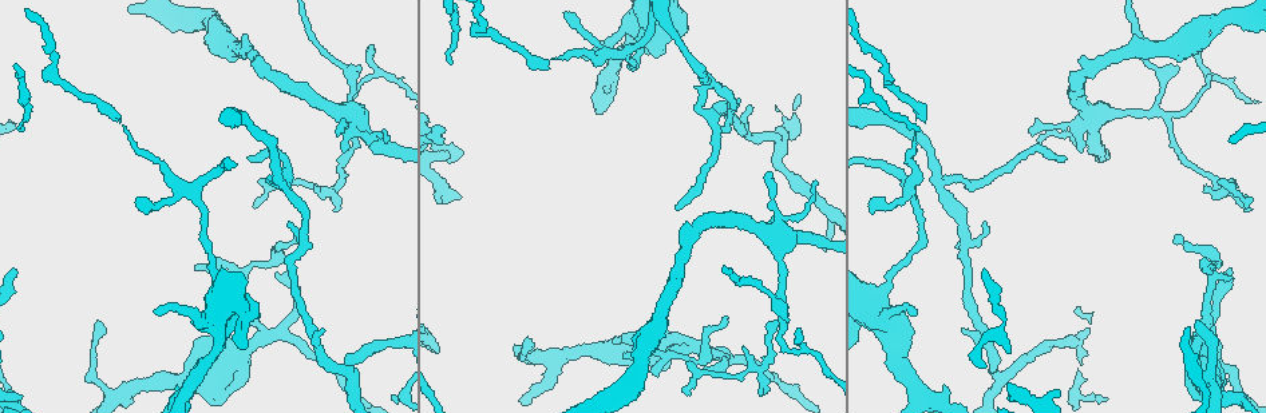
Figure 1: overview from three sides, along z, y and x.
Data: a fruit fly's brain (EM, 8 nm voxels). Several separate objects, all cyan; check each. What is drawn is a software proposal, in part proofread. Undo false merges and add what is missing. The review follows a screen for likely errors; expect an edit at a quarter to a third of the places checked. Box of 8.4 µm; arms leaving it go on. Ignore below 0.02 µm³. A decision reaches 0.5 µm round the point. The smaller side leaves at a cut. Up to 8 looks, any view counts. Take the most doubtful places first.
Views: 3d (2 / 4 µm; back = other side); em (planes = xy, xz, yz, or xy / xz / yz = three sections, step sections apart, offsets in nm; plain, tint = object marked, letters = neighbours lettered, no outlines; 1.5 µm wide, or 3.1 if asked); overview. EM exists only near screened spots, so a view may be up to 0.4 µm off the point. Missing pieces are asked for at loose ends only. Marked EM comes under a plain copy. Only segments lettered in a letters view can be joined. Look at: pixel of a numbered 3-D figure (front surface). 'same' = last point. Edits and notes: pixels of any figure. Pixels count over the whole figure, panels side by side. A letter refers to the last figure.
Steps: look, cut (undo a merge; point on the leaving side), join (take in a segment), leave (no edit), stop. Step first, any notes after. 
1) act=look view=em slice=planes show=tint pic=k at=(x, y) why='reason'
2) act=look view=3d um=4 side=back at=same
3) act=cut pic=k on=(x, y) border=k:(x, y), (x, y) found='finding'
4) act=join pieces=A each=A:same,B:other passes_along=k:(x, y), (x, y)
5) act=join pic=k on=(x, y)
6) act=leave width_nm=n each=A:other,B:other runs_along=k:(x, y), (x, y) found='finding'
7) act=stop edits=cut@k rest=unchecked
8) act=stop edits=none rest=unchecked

act=look view=3d um=2 pic=1 at=(703, 81) why='three-way junction'

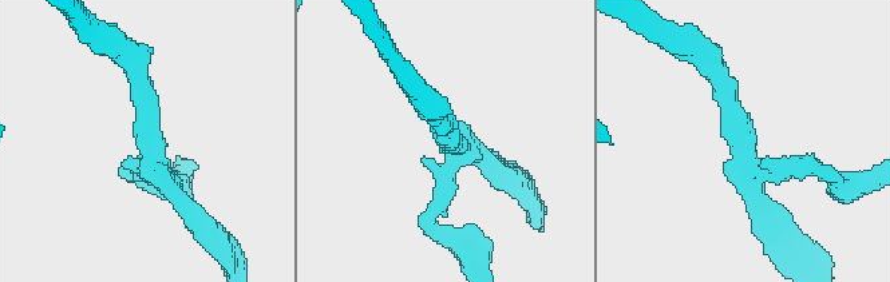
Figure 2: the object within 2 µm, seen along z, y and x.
act=look view=em slice=planes show=tint pic=2 at=(453, 148) arms=3 why='now the EM'

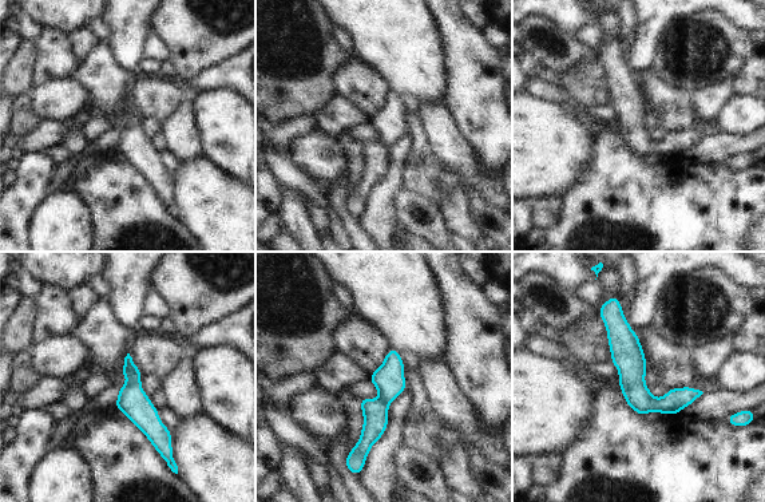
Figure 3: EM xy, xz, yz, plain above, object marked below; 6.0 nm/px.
act=look view=em slice=planes show=letters at=same why='what lies round it'

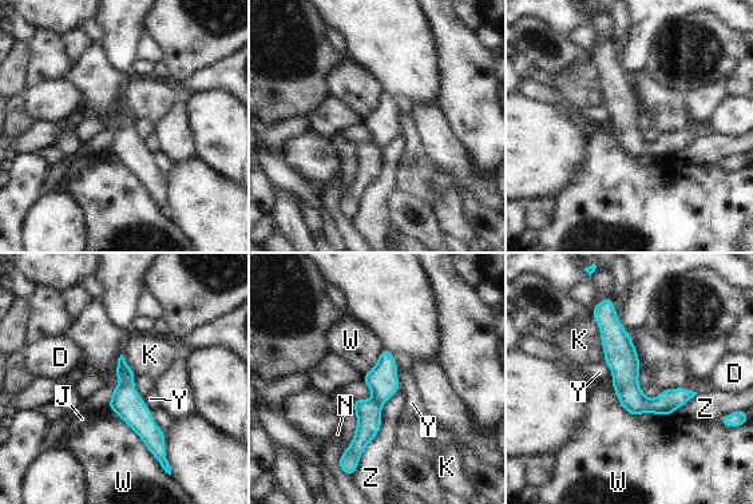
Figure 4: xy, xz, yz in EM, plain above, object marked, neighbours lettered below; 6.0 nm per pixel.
act=leave longest_contact=Z:550nm each=D:other,J:other,K:other,N:other,W:other,Y:other,Z:other border=4:(399, 389), (355, 469) found='one neuron here'

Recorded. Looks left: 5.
act=look view=em slice=planes show=letters pic=1 at=(766, 178) why='thin end'

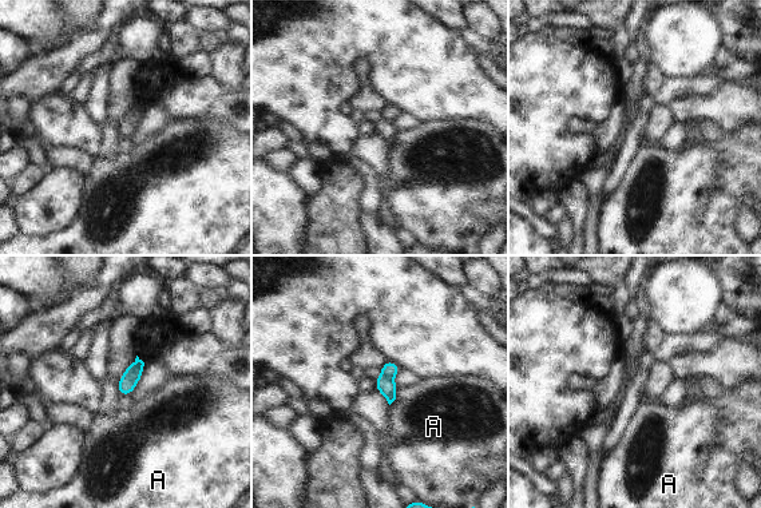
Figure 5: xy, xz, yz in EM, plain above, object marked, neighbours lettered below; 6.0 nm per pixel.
act=leave width_nm=110 each=A:other border=5:(399, 388), (395, 400), (389, 405) found='none of them fits'

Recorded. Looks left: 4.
act=look view=3d um=2 pic=1 at=(1199, 354) why='closes a loop'

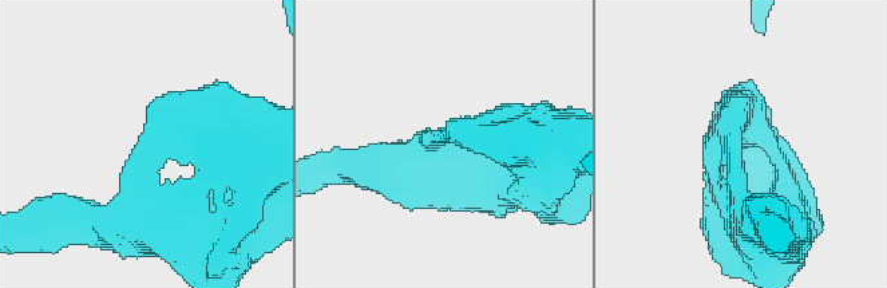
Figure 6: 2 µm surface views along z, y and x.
act=look view=em slice=planes show=letters pic=6 at=(153, 143) why='need the tissue'

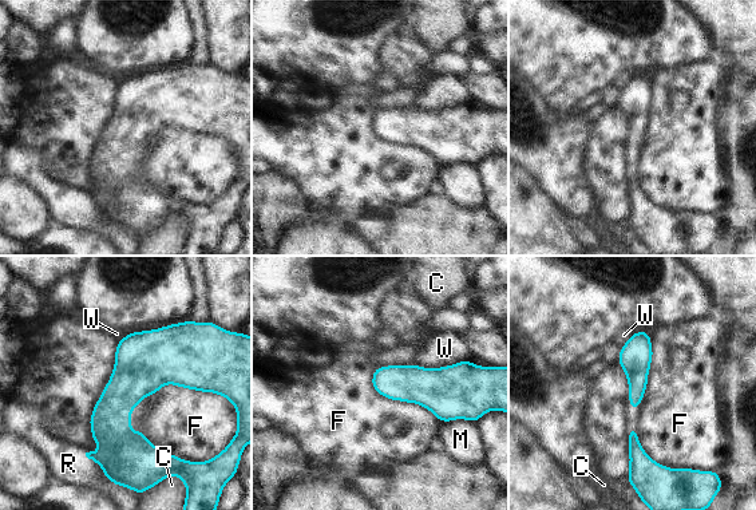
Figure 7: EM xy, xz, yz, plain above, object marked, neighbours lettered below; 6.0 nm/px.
act=leave width_nm=180 longest_contact=F:550nm each=C:other,F:other,M:other,R:other,W:other found='one neuron here'

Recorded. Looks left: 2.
act=stop edits=none rest=unchecked

